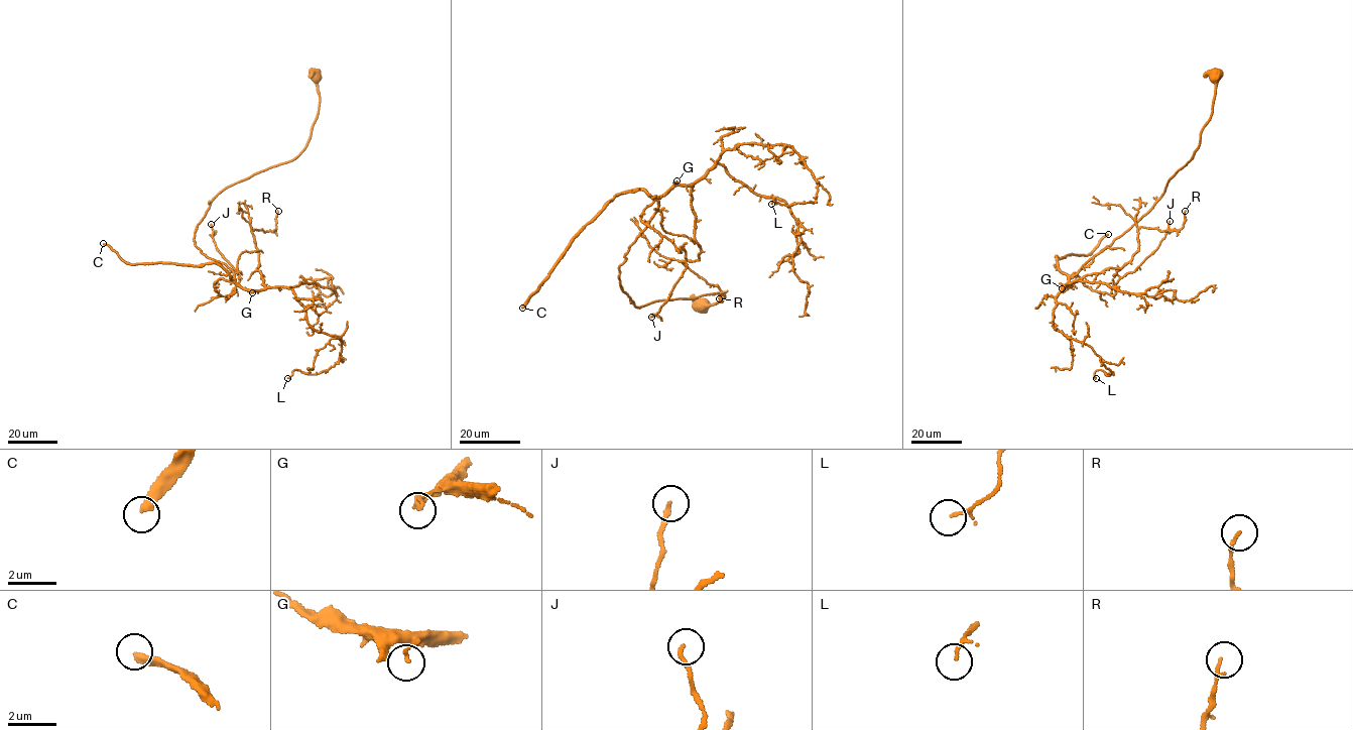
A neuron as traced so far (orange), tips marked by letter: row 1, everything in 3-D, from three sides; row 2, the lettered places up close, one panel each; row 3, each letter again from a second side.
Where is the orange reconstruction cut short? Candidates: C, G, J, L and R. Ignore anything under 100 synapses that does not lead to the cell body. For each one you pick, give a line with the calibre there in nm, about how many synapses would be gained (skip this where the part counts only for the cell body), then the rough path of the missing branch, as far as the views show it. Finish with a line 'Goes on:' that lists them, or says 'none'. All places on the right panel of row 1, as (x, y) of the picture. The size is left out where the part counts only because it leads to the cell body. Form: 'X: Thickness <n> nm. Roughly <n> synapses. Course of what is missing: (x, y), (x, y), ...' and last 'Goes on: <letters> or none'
C: Thickness 320 nm. Roughly 850 synapses. Course of what is missing: (1108, 234), (1114, 226), (1094, 209), (1094, 194), (1080, 179), (978, 219)
G: Thickness 100 nm. Roughly 170 synapses. Course of what is missing: (1062, 288), (1058, 312), (1046, 329), (1050, 344), (1046, 357), (1070, 375), (1070, 390), (1060, 420), (1083, 426)
Goes on: C, G

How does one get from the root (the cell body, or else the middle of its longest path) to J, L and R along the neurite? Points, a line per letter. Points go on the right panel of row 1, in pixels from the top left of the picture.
J: (1215, 75), (1212, 114), (1192, 157), (1152, 208), (1070, 275), (1113, 295), (1117, 280), (1155, 250), (1170, 221)
L: (1215, 75), (1212, 114), (1192, 157), (1056, 299), (1055, 328), (1113, 372), (1096, 378)
R: (1215, 75), (1192, 157), (1066, 286), (1119, 268), (1138, 249), (1137, 228), (1179, 230), (1185, 211)

